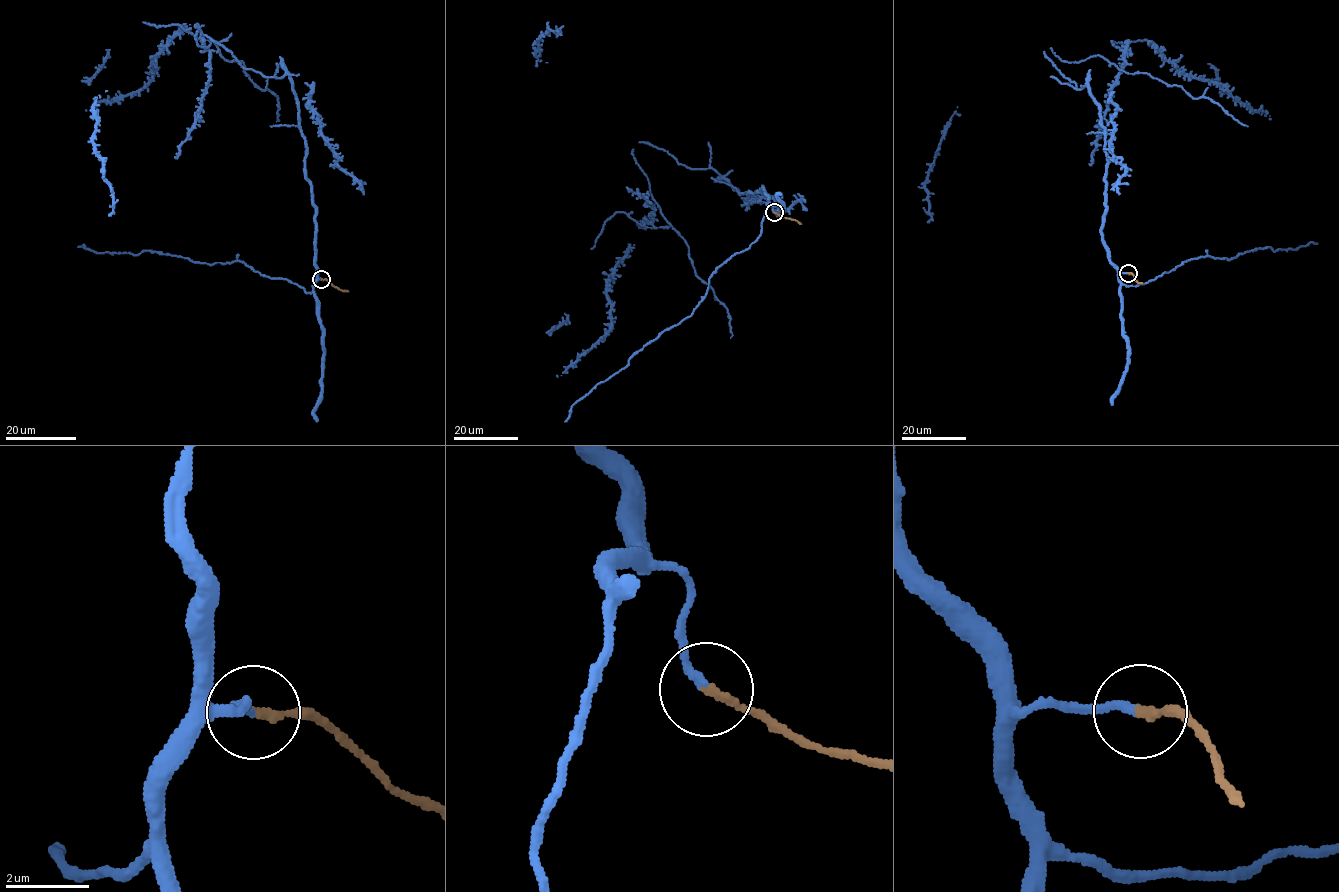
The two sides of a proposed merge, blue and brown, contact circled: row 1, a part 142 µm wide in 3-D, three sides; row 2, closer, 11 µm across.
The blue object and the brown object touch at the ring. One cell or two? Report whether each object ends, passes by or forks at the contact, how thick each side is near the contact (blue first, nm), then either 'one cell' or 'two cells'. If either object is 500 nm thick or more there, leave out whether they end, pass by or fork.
blue ends there; brown ends there; 200 nm thick on the blue side, 190 nm on the other; one cell

